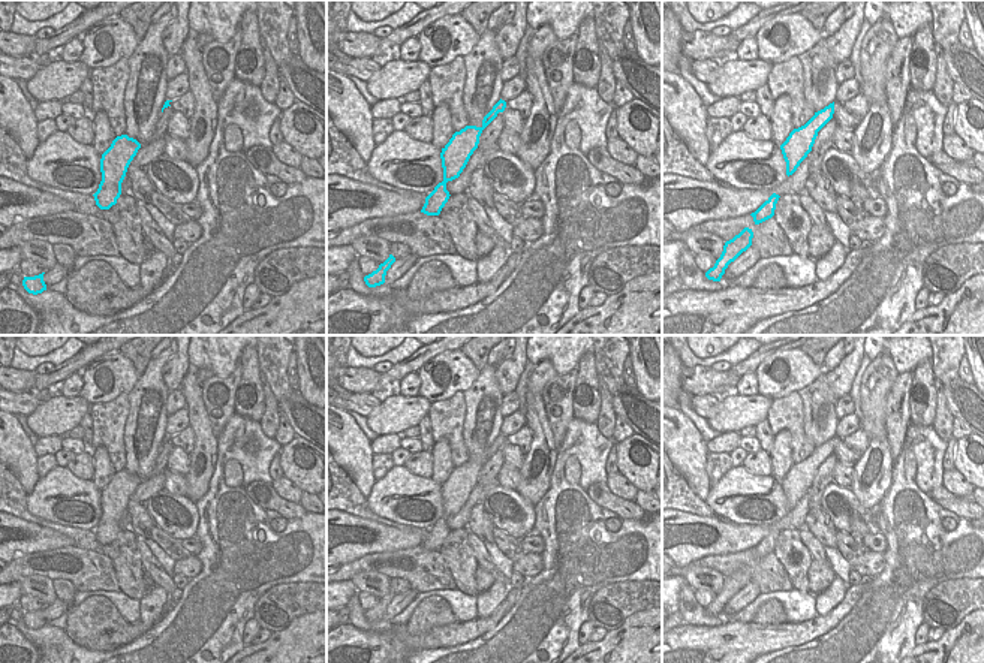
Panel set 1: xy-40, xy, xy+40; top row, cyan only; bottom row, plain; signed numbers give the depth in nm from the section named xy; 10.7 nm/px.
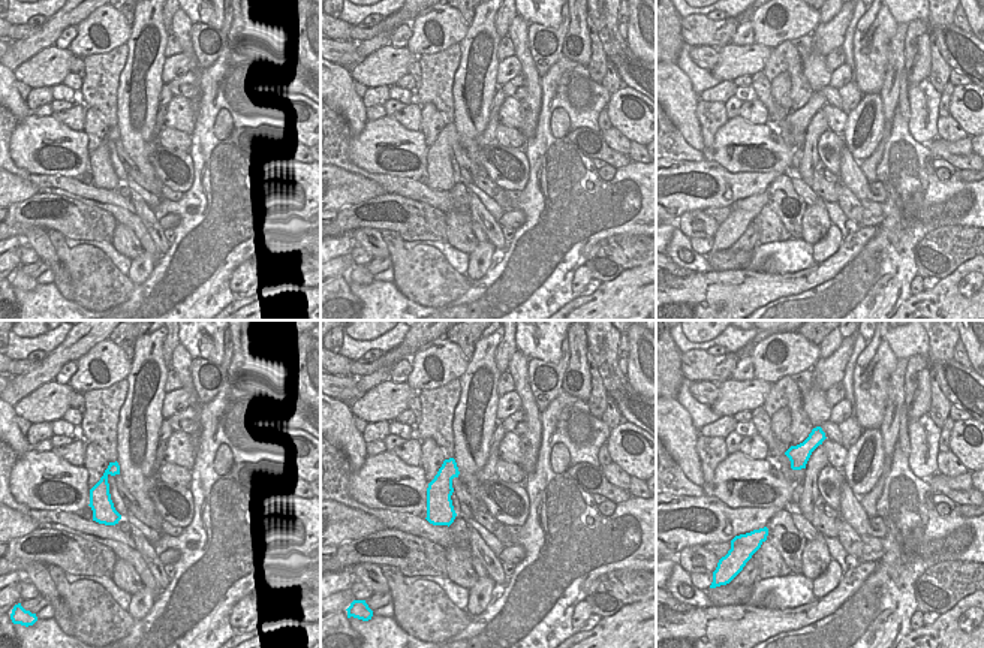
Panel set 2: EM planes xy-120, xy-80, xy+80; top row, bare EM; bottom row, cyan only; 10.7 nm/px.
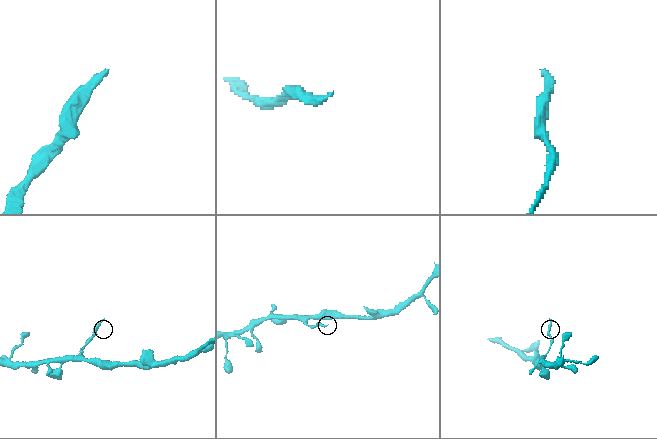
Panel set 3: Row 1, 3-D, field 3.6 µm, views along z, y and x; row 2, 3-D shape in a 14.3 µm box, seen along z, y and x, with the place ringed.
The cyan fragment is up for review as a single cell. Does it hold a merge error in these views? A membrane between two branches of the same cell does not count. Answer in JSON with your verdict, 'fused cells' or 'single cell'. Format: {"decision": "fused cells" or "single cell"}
{"decision": "fused cells"}

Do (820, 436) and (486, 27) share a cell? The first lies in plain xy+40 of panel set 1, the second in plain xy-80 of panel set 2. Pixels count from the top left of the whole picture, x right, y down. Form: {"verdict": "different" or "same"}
{"verdict": "same"}

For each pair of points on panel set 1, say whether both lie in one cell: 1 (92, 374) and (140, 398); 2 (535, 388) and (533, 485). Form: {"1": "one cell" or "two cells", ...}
{"1": "two cells", "2": "two cells"}

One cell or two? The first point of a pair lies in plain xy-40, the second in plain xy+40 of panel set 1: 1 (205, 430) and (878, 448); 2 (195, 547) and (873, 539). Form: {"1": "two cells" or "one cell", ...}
{"1": "one cell", "2": "one cell"}

